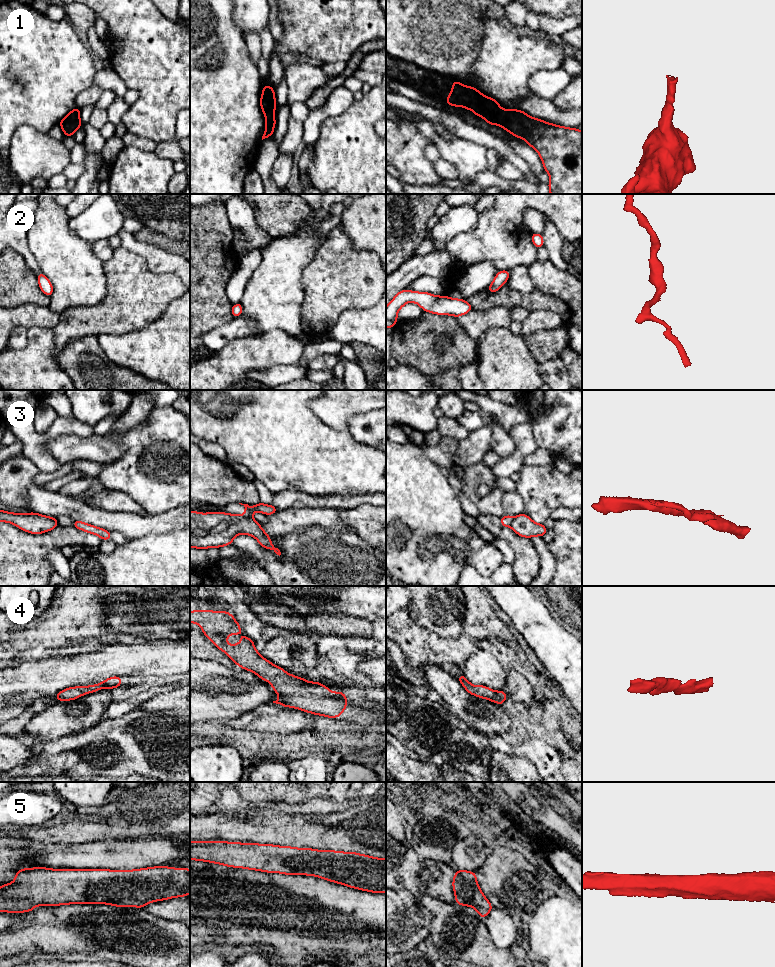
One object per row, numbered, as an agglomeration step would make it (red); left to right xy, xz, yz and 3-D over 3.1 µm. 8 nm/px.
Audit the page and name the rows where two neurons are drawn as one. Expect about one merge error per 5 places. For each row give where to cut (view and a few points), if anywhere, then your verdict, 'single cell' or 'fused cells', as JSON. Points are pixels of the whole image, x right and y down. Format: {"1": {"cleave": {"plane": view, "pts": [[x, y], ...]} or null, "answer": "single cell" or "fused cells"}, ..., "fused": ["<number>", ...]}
{"1": {"cleave": null, "answer": "single cell"}, "2": {"cleave": null, "answer": "single cell"}, "3": {"cleave": {"plane": "yz", "pts": [[513, 517], [509, 526]]}, "answer": "fused cells"}, "4": {"cleave": null, "answer": "single cell"}, "5": {"cleave": null, "answer": "single cell"}, "fused": ["3"]}

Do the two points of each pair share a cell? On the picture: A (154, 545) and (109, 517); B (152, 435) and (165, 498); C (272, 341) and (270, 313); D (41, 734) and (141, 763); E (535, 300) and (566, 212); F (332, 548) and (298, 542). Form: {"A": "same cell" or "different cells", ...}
{"A": "different cells", "B": "same cell", "C": "different cells", "D": "different cells", "E": "different cells", "F": "same cell"}

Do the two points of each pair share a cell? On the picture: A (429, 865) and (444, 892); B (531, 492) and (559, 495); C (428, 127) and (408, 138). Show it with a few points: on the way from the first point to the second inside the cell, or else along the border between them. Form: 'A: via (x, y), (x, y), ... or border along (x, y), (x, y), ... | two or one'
A: via (430, 872), (439, 885) | one
B: via (538, 492), (552, 492) | one
C: border along (397, 123), (416, 121), (417, 129), (433, 143) | two

